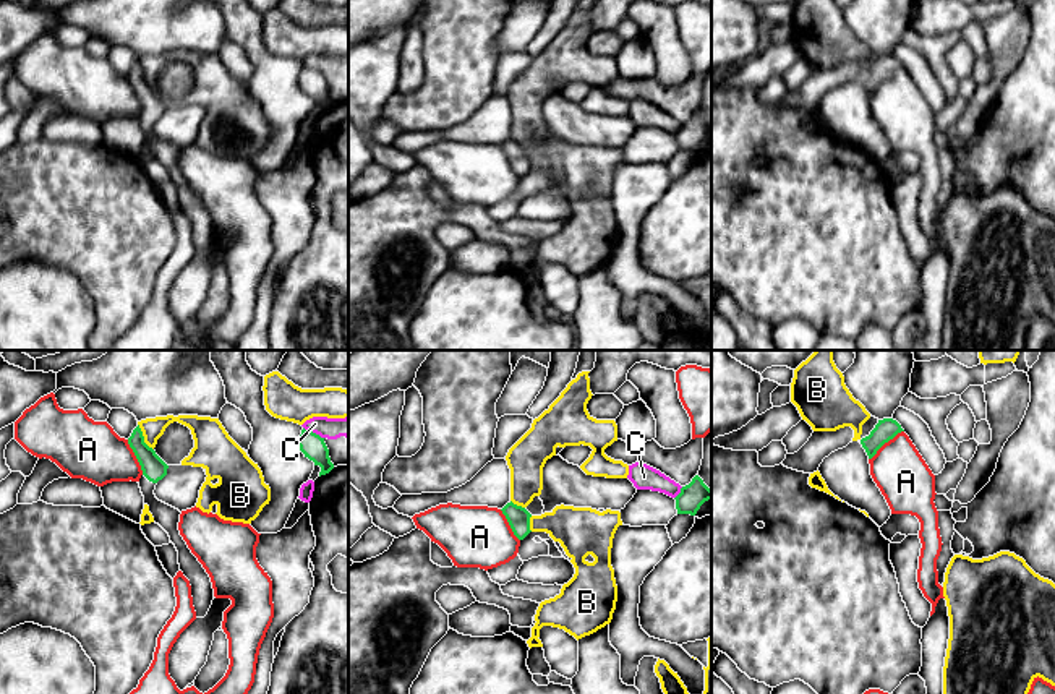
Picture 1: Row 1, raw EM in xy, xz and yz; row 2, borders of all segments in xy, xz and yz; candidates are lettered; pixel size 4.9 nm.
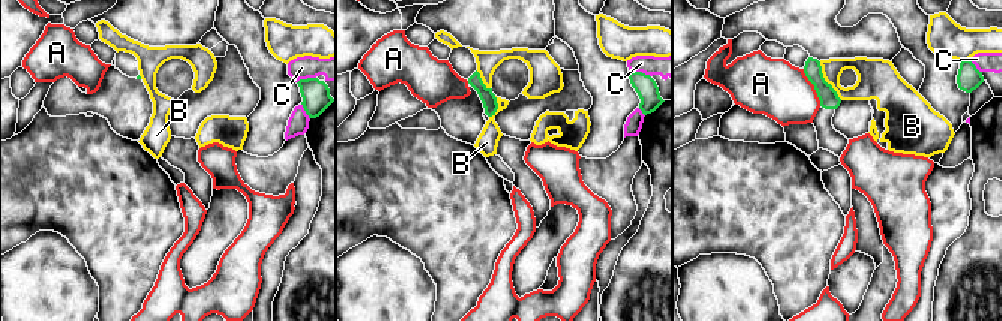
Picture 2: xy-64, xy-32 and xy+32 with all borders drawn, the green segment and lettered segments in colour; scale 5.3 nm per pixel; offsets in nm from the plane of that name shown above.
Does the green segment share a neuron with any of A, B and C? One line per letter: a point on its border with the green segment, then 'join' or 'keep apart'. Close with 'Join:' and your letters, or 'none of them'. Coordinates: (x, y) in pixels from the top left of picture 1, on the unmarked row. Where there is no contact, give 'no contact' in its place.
A: meets green in yz at (885, 78); keep apart
B: meets green in xy at (143, 73); keep apart
C: meets green in xy at (311, 68); keep apart
Join: none of them

